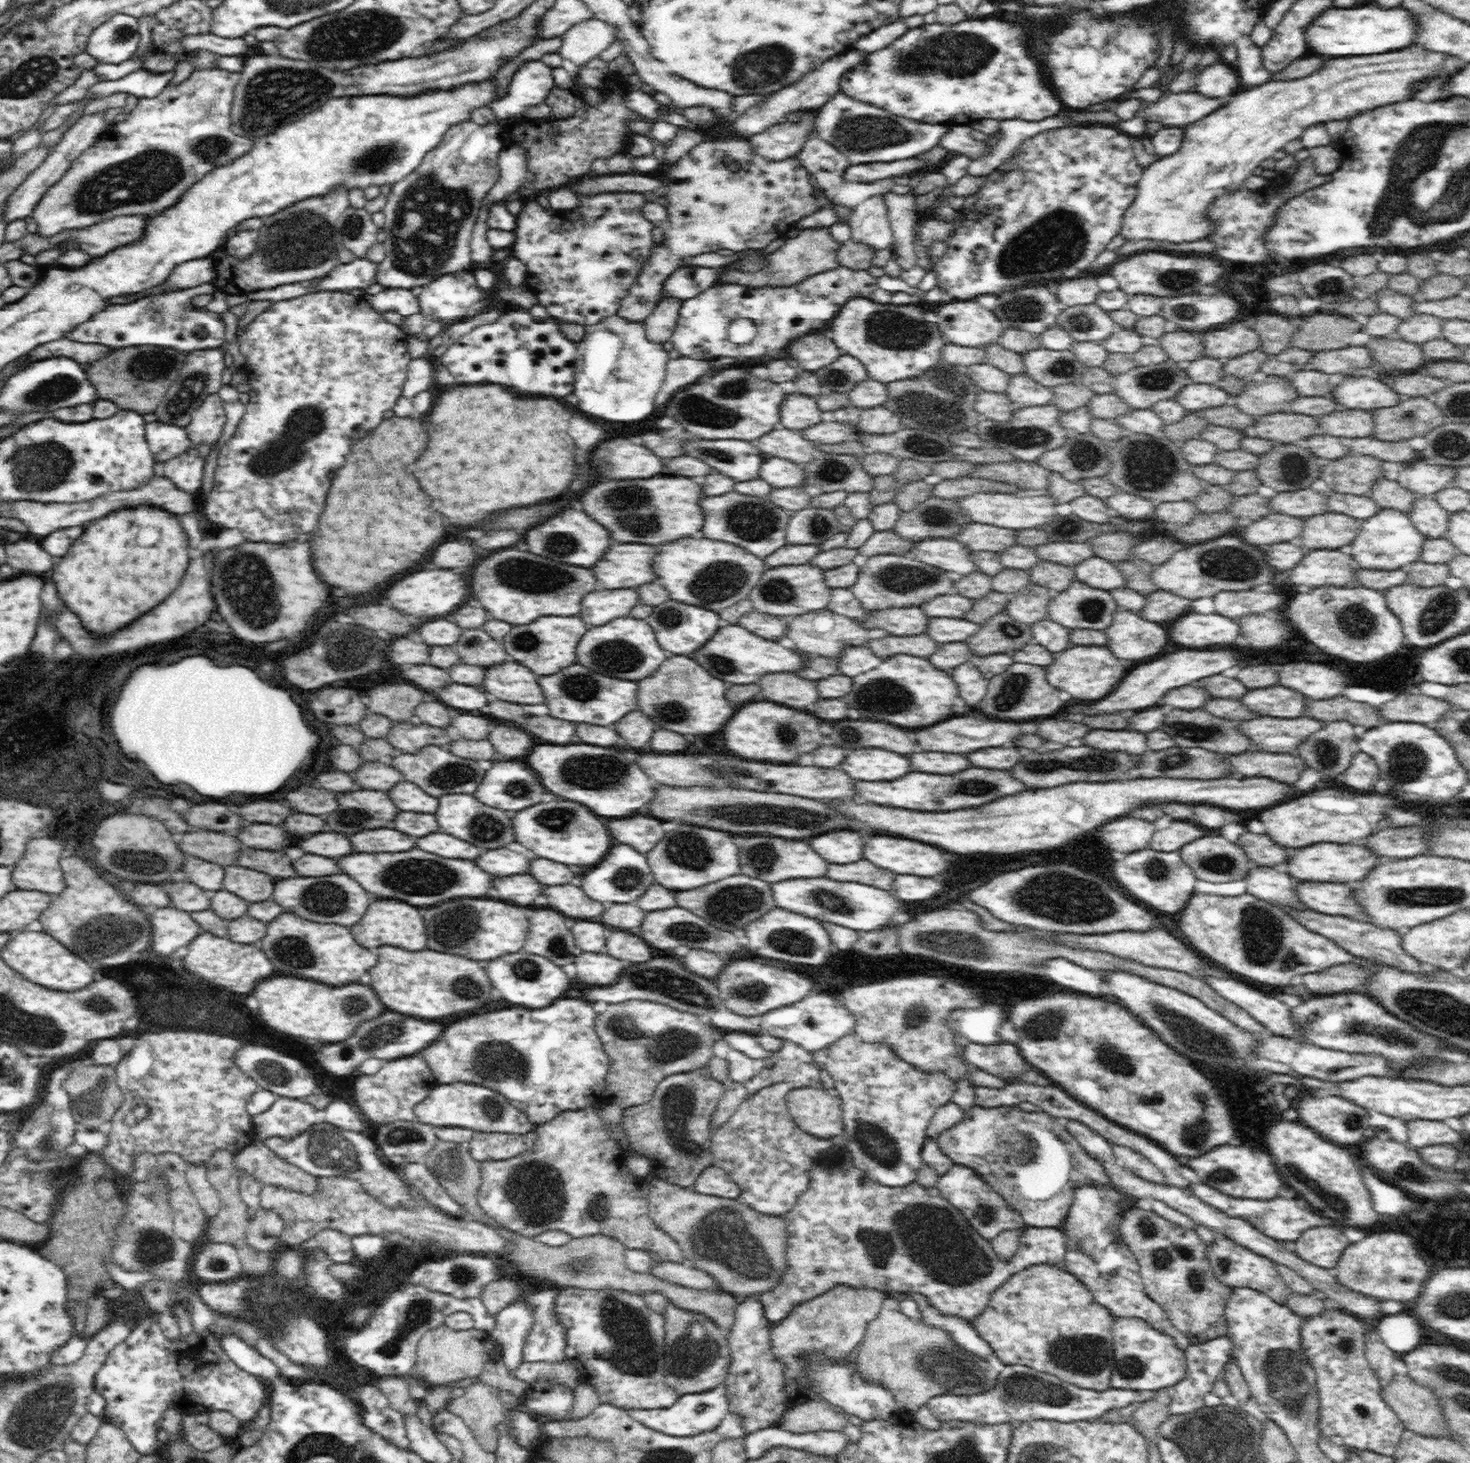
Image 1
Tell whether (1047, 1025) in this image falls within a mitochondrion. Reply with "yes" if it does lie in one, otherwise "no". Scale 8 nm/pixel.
yes

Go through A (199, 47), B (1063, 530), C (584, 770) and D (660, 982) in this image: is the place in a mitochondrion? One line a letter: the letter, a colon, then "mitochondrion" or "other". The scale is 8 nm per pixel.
A: other
B: other
C: mitochondrion
D: mitochondrion

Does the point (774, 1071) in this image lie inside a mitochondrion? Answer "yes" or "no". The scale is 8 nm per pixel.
no

